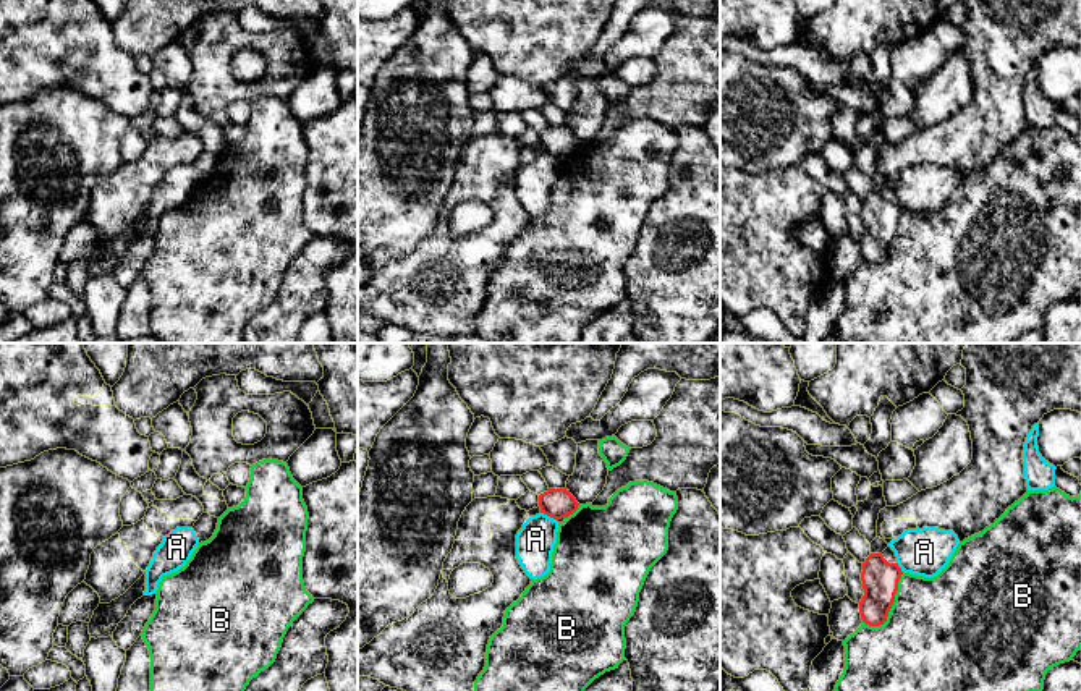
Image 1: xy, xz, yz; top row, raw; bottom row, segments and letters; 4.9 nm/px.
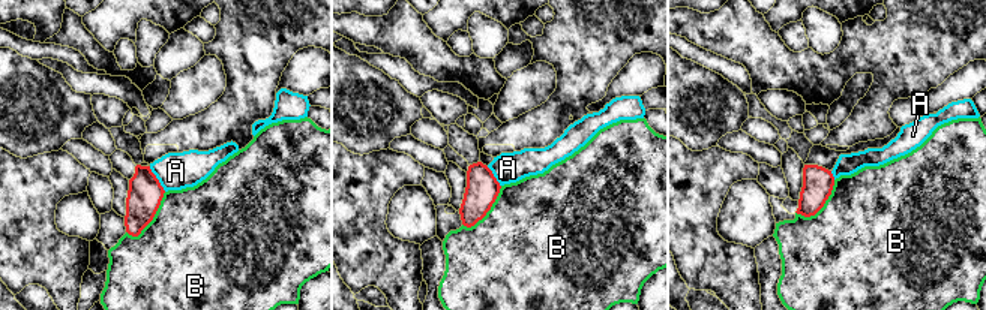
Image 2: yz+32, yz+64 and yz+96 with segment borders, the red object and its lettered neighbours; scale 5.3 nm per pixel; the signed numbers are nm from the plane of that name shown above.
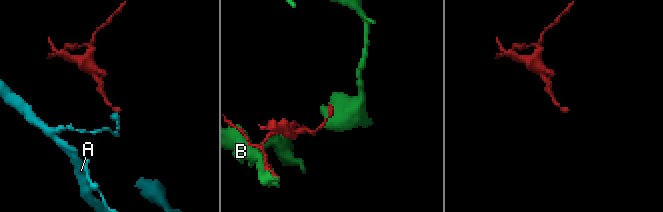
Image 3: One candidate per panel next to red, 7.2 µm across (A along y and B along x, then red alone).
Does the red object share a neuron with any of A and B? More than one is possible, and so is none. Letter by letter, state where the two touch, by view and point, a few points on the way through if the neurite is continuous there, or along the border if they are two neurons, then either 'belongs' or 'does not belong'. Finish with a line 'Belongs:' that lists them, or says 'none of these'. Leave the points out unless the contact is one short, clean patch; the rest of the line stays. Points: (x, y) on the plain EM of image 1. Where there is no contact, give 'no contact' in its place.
A: meets red in xz at (549, 152); border along xz (541, 149), (557, 159); does not belong
B: meets red in yz at (892, 241); does not belong
Belongs: none of these

